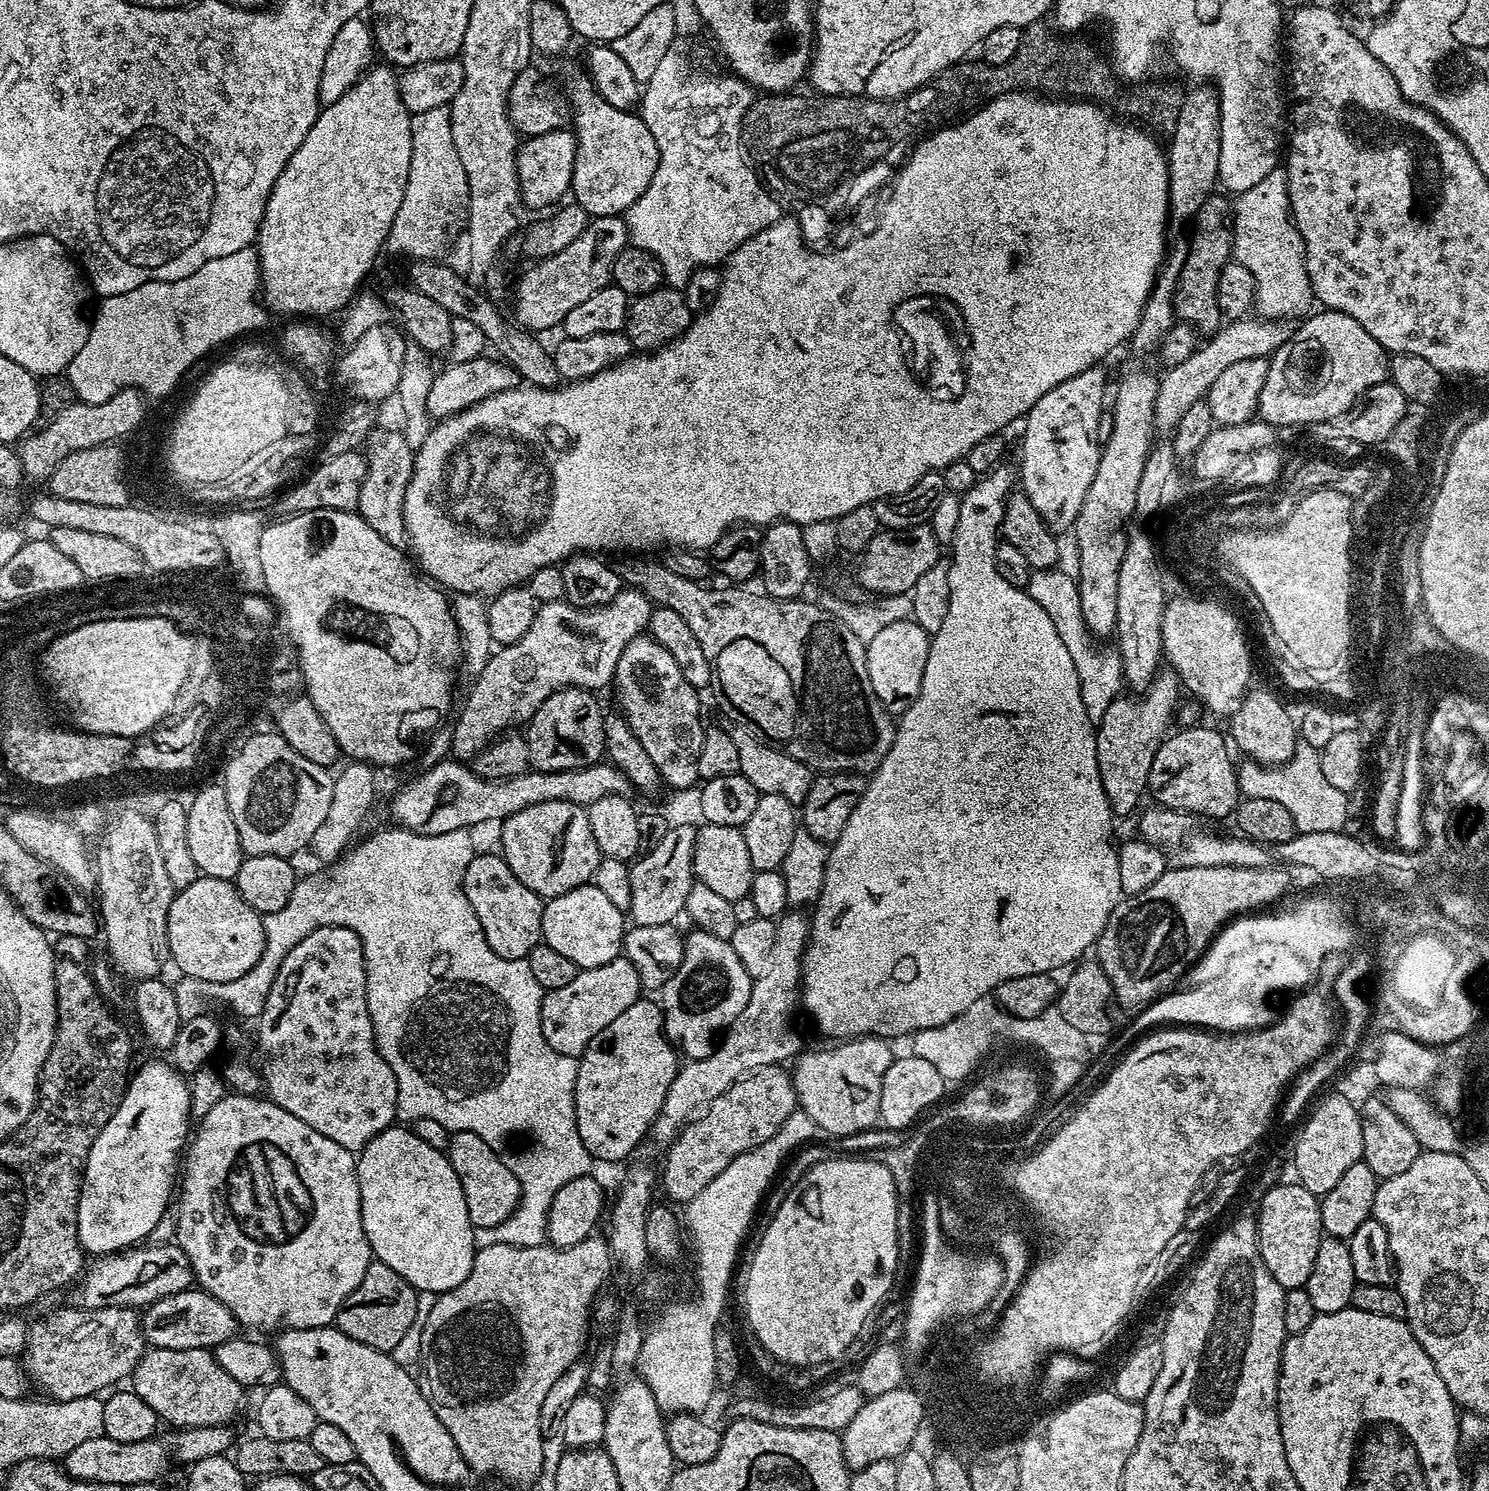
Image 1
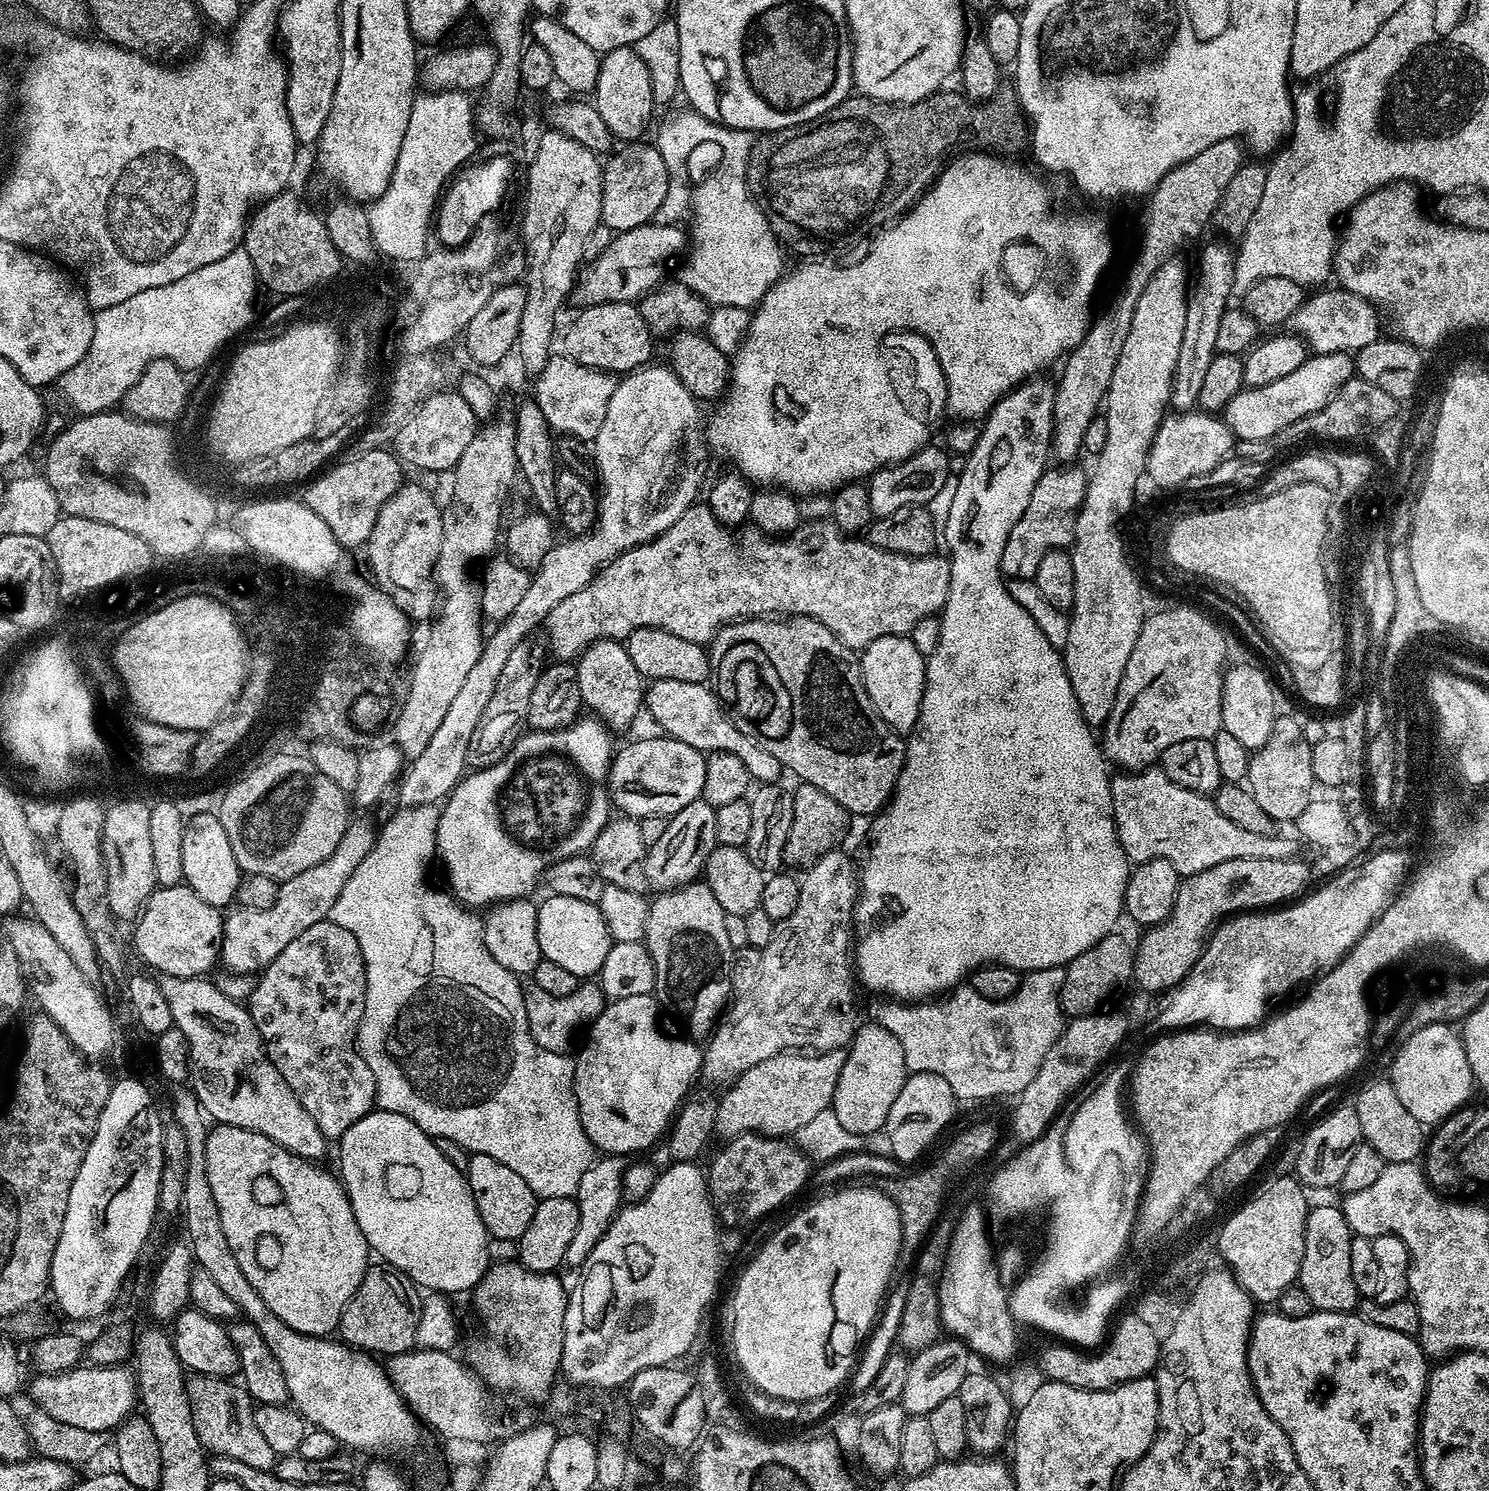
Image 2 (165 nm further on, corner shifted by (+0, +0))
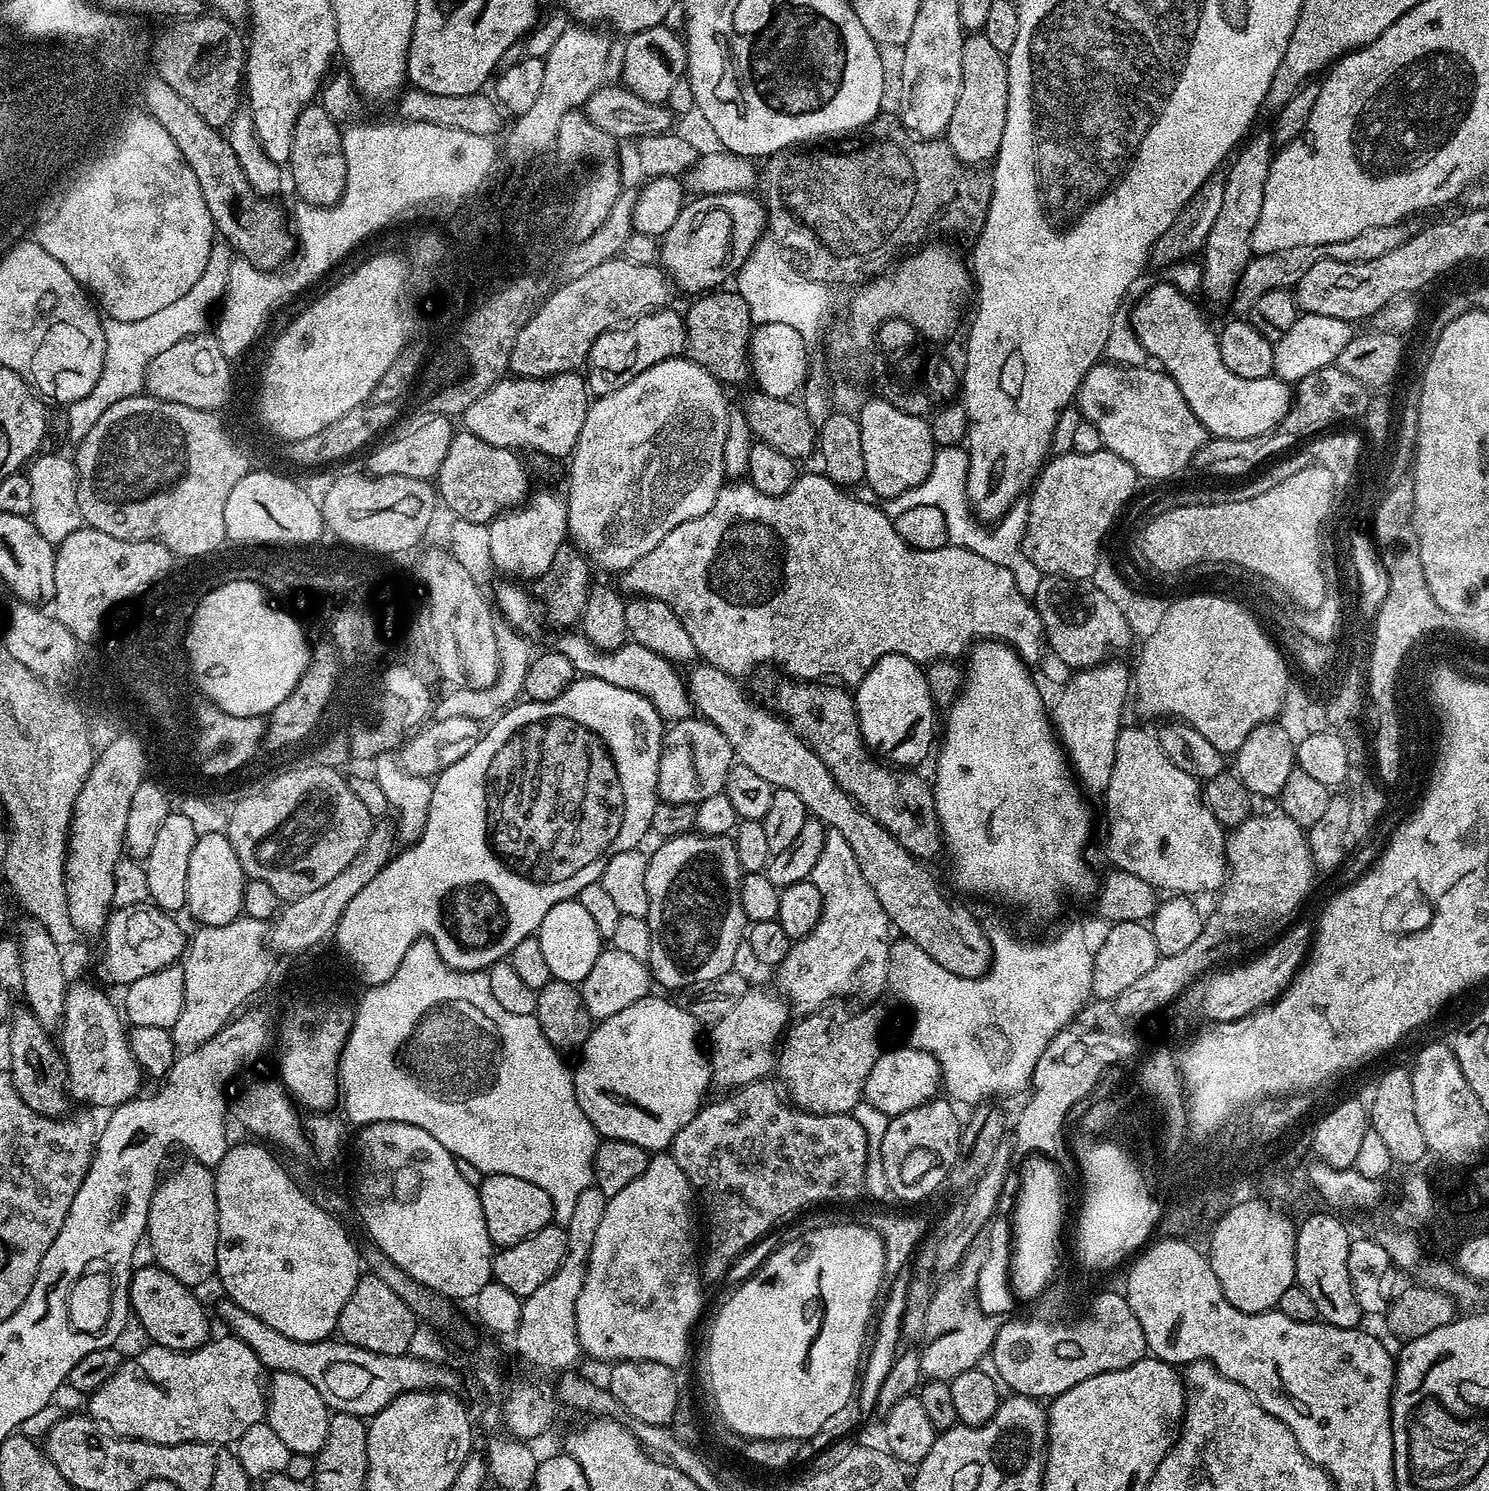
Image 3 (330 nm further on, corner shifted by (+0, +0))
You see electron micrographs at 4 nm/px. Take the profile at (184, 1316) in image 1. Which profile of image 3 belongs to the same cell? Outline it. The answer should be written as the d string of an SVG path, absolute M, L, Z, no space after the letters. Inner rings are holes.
M272 1372L266 1384L266 1423L293 1453L315 1457L326 1442L330 1409L322 1394L306 1378L289 1372Z

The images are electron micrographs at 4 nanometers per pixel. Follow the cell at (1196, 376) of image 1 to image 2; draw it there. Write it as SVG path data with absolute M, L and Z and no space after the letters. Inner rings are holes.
M1339 286L1321 287L1309 295L1294 310L1290 317L1291 331L1299 334L1306 341L1313 353L1347 352L1355 354L1362 346L1370 346L1370 342L1381 339L1380 316L1376 305L1358 294L1348 292Z

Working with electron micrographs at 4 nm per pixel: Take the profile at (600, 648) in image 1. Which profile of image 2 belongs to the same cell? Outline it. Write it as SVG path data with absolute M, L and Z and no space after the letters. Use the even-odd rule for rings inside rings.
M697 502L691 504L686 510L686 514L682 514L682 518L678 518L678 522L674 522L674 526L667 528L661 536L657 536L655 540L649 540L647 544L638 544L630 551L616 556L608 565L600 569L599 574L589 584L582 586L582 590L578 590L578 594L570 594L570 598L558 602L558 606L554 606L554 610L550 610L546 621L546 629L548 628L548 636L552 639L551 655L553 652L556 655L553 657L560 662L575 661L596 640L623 641L630 633L639 628L661 628L670 634L678 634L678 638L686 638L695 644L707 645L715 640L716 633L726 624L749 618L772 618L777 614L784 618L790 616L814 618L818 622L822 622L822 626L829 628L847 648L862 650L867 644L874 642L874 638L908 636L919 620L927 616L936 616L943 609L949 590L950 561L947 555L903 556L897 552L887 552L867 539L853 538L851 535L841 532L838 525L833 524L831 519L828 518L812 520L809 524L808 521L801 523L800 527L793 530L792 533L785 535L783 538L777 538L769 536L768 533L755 526L720 524L718 518L714 518L714 514L708 509L707 503Z

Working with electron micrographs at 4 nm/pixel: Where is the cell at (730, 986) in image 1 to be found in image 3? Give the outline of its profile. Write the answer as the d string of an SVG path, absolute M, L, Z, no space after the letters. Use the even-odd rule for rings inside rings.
M693 830L685 836L675 836L657 843L656 853L648 857L646 866L646 894L648 895L647 922L650 930L650 954L647 965L653 981L664 988L692 988L703 986L722 974L733 971L734 952L745 939L746 921L740 905L738 881L742 873L732 866L725 876L720 876L716 863L720 856L736 855L736 842L731 835L706 836Z

